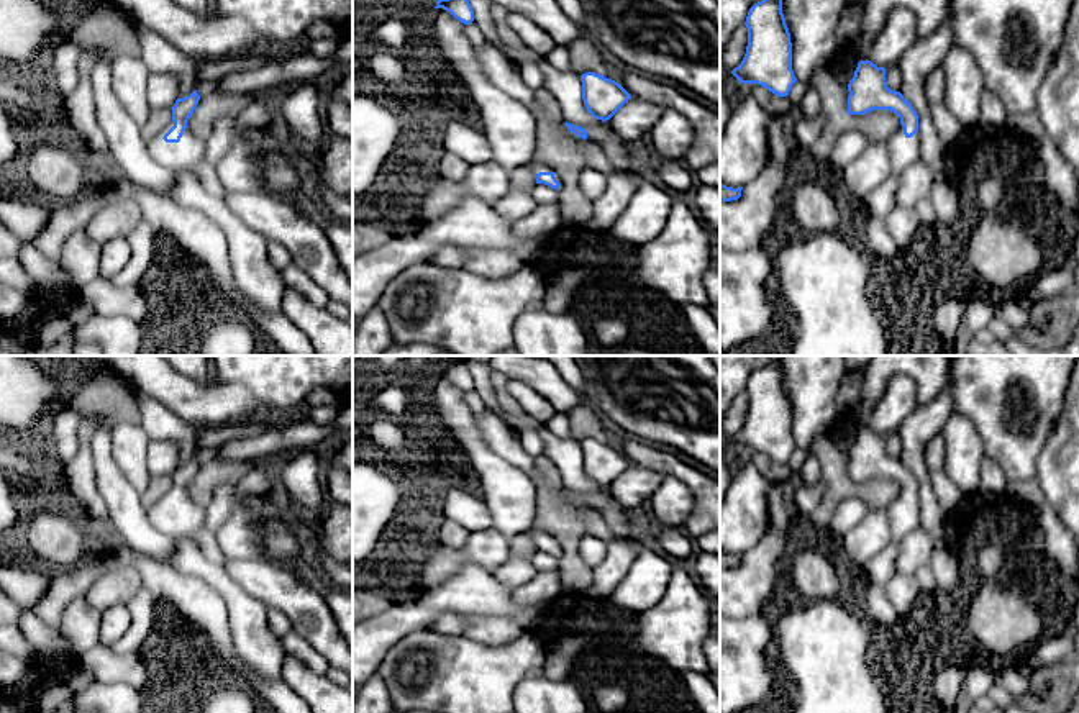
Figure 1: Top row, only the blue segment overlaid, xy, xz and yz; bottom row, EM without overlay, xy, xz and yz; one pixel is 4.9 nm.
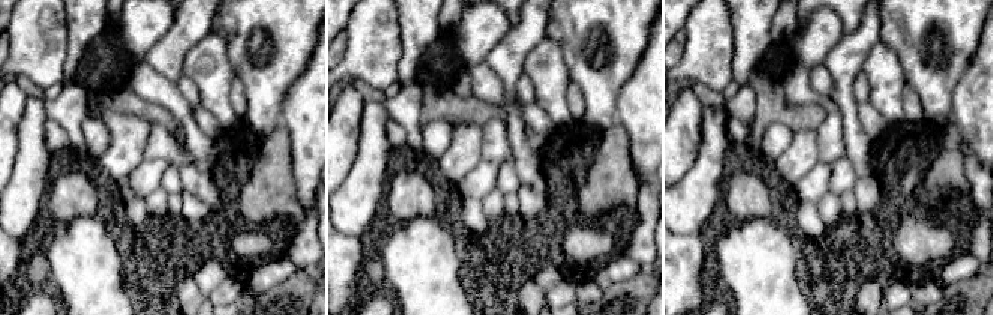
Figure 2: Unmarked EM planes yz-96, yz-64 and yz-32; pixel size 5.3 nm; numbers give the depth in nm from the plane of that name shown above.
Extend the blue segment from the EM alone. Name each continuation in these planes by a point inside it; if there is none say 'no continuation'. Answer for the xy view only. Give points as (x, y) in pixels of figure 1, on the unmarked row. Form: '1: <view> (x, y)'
1: xy (187, 522)

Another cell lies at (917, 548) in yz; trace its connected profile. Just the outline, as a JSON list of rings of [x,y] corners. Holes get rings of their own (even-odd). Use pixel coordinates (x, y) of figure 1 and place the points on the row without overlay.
[[[922,526],[908,533],[899,544],[897,572],[905,575],[915,575],[920,567],[928,565],[935,552],[933,538]]]

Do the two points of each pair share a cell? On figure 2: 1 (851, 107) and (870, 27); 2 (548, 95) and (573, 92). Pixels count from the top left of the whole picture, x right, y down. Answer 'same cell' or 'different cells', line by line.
1: same cell
2: different cells

